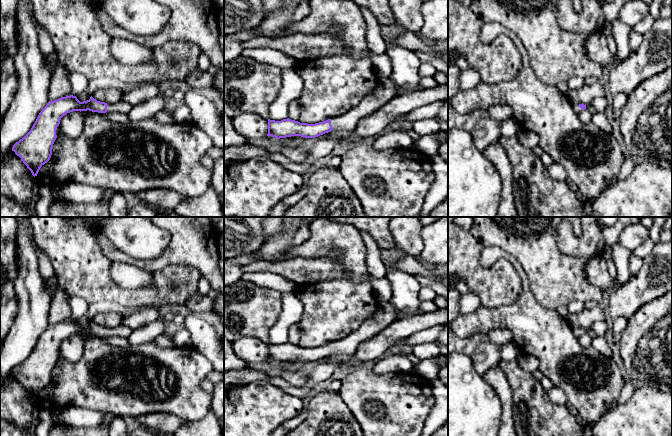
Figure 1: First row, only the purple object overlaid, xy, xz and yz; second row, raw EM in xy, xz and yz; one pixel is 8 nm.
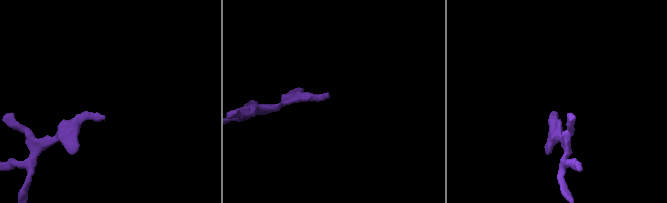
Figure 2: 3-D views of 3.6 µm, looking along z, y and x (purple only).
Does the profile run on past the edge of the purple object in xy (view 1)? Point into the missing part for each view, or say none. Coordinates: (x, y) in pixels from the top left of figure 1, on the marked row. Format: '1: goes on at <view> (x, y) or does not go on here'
1: goes on at xy (122, 106)

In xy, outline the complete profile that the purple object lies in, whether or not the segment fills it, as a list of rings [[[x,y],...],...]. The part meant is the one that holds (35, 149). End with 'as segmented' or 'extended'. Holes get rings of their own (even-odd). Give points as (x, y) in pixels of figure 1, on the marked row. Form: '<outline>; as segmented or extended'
[[[73,95],[49,101],[39,113],[31,130],[13,145],[12,151],[21,158],[35,177],[40,168],[51,158],[53,144],[57,138],[56,129],[65,114],[87,110],[98,113],[128,114],[132,107],[132,104],[123,100],[115,104],[107,104],[97,101],[92,96],[83,102]]]; extended

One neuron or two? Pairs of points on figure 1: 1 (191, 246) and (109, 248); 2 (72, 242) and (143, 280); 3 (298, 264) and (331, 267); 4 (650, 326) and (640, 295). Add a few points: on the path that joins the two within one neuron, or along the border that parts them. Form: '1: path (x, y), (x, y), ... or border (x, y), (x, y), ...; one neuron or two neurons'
1: path (171, 256), (157, 264), (139, 264), (129, 260); one neuron
2: border (110, 262), (110, 277), (120, 285); two neurons
3: path (306, 267), (323, 267); one neuron
4: border (661, 296), (642, 305), (628, 320); two neurons

